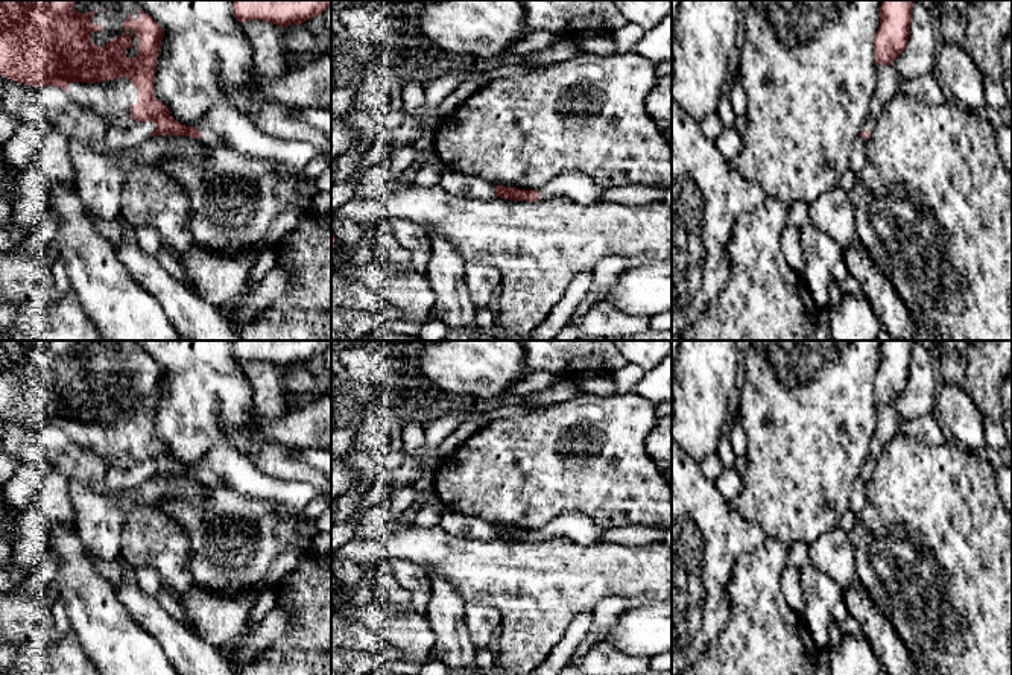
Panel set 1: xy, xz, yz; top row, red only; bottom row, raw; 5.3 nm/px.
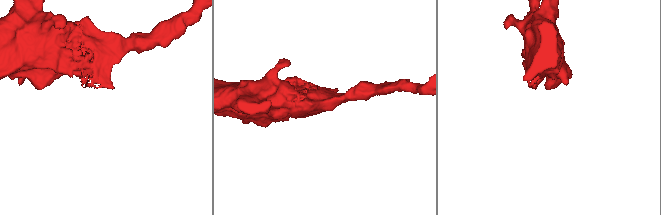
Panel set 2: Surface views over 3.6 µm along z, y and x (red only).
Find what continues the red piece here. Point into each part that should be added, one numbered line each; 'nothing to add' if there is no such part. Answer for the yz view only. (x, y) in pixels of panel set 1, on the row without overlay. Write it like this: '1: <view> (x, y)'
1: yz (868, 465)

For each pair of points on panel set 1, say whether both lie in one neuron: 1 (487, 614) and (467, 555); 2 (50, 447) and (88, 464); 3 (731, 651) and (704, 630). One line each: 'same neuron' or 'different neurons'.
1: different neurons
2: same neuron
3: different neurons

